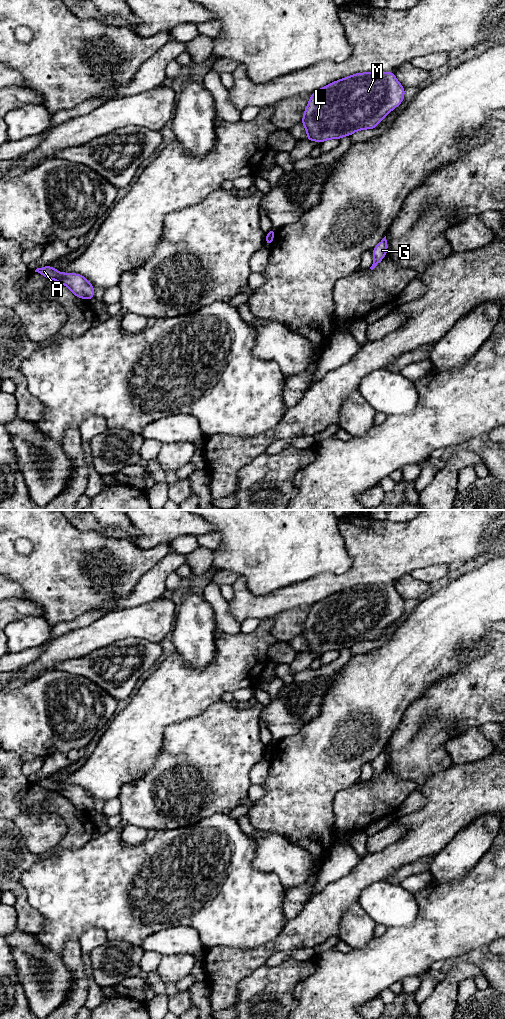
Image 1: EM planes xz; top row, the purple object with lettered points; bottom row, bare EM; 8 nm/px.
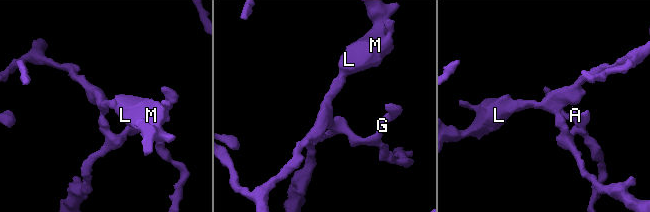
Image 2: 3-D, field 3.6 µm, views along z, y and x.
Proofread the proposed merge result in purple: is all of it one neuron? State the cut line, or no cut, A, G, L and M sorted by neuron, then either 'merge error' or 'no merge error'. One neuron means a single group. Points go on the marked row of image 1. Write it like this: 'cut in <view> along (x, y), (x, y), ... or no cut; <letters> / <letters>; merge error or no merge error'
cut in xz along (268, 232), (273, 236); A L M / G; merge error

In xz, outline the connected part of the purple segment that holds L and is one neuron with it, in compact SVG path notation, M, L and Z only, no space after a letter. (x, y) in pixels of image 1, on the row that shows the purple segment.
M393 72L357 73L332 82L311 94L301 124L307 130L306 140L322 143L340 139L363 129L375 129L380 121L403 102L405 88Z

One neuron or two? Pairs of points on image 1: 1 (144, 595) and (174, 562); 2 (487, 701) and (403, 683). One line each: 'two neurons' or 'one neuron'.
1: one neuron
2: two neurons

